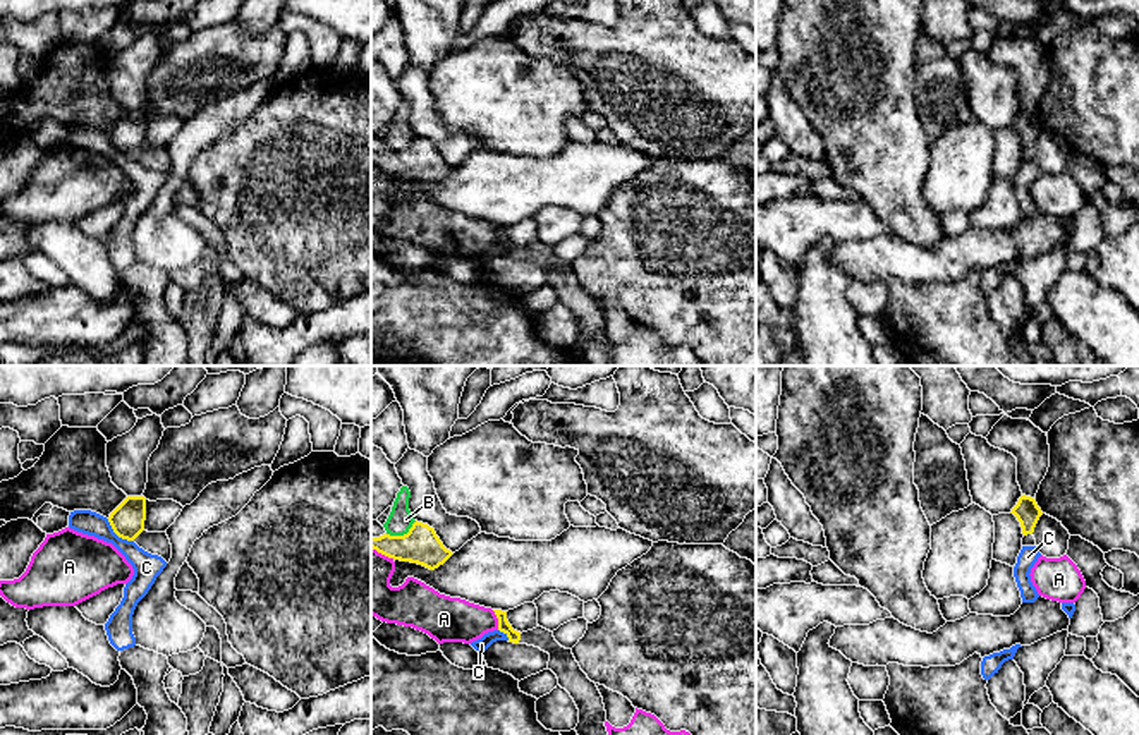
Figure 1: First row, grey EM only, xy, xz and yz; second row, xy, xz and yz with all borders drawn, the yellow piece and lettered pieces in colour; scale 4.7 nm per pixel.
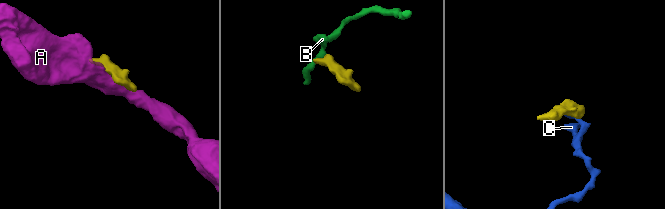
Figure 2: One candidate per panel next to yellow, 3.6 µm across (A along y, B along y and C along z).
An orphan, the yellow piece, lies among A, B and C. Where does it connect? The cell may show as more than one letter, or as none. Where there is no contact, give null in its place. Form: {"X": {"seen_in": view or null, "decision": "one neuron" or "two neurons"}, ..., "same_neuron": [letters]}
{"A": {"seen_in": "xz", "decision": "two neurons"}, "B": {"seen_in": "xz", "decision": "two neurons"}, "C": {"seen_in": "xy", "decision": "two neurons"}, "same_neuron": []}

